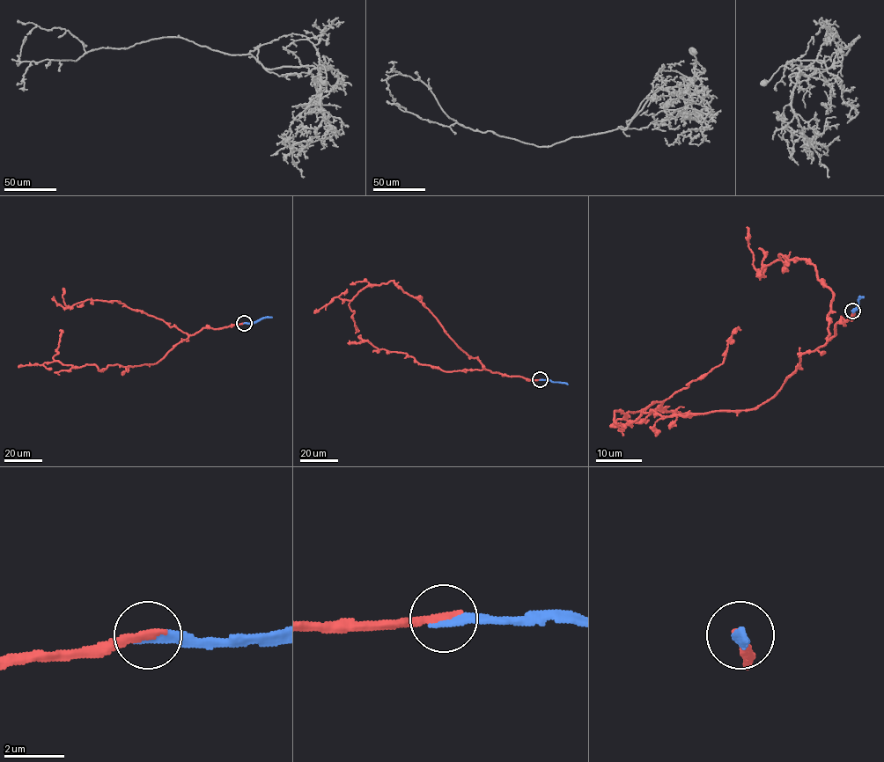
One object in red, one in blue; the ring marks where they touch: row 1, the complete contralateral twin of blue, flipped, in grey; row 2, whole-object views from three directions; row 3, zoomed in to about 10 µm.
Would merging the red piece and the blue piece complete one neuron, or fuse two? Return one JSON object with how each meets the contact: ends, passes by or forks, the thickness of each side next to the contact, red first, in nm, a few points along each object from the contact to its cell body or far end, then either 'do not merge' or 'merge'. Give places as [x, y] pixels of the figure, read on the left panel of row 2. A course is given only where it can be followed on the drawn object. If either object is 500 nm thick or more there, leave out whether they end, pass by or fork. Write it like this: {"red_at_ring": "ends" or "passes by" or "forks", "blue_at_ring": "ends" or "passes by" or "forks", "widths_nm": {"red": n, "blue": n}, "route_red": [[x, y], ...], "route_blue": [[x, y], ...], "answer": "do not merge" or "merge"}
{"red_at_ring": "ends", "blue_at_ring": "ends", "widths_nm": {"red": 280, "blue": 280}, "route_red": [[245, 323], [202, 327], [154, 363], [109, 365], [99, 370], [93, 364], [73, 367], [54, 360], [59, 331]], "route_blue": [[245, 323], [253, 323], [271, 317]], "answer": "merge"}

